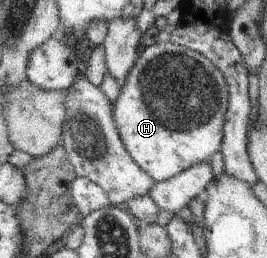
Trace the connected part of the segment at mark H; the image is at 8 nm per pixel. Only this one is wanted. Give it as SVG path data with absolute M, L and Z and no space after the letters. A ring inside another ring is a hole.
M153 38L148 39L148 45L136 58L132 67L128 70L125 83L119 86L120 91L118 97L111 104L112 117L117 125L117 132L120 139L126 148L126 151L130 154L130 157L134 160L134 163L138 164L138 167L145 171L155 182L161 182L183 171L186 171L189 167L195 166L197 163L210 161L212 155L217 154L222 149L223 138L223 123L227 110L228 101L228 86L225 77L222 72L209 60L205 55L200 52L185 48L184 46L177 46L175 43L166 42L158 44Z

